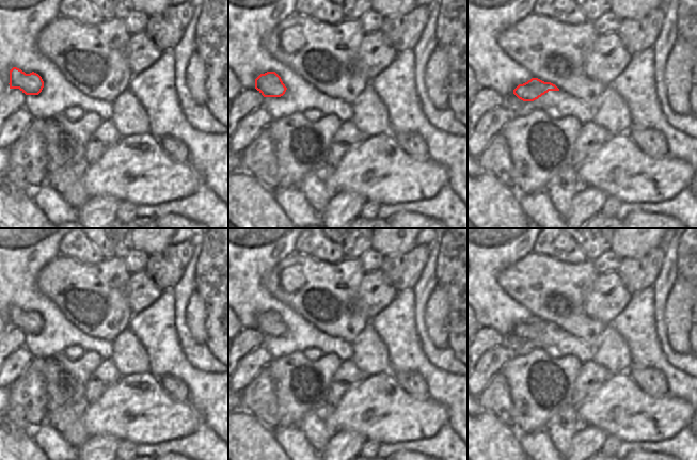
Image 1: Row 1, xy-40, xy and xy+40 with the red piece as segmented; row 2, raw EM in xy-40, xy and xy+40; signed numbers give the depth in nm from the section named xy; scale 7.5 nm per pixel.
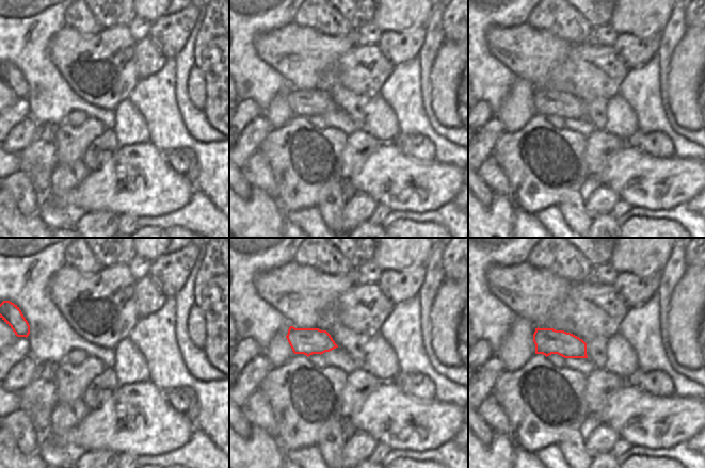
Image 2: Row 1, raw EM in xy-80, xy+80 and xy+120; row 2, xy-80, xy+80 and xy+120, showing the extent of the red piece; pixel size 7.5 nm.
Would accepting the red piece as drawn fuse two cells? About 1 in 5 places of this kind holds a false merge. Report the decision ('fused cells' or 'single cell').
single cell

